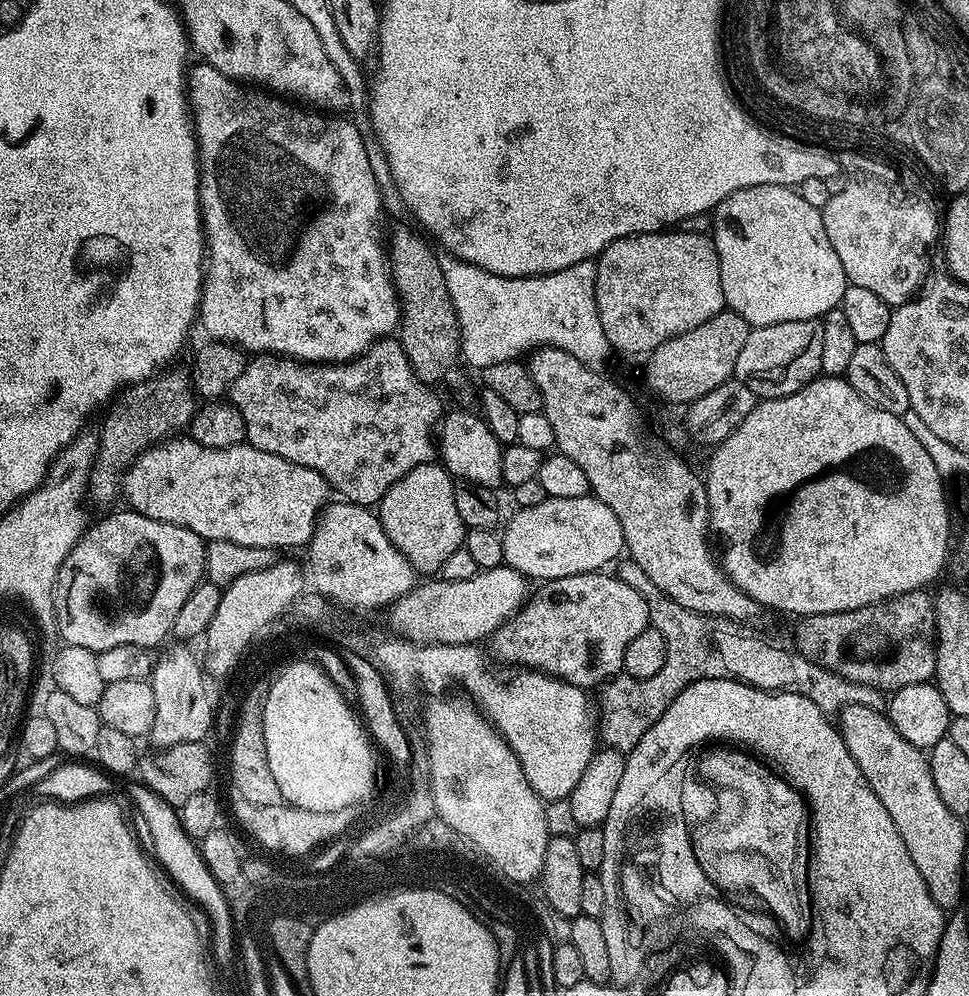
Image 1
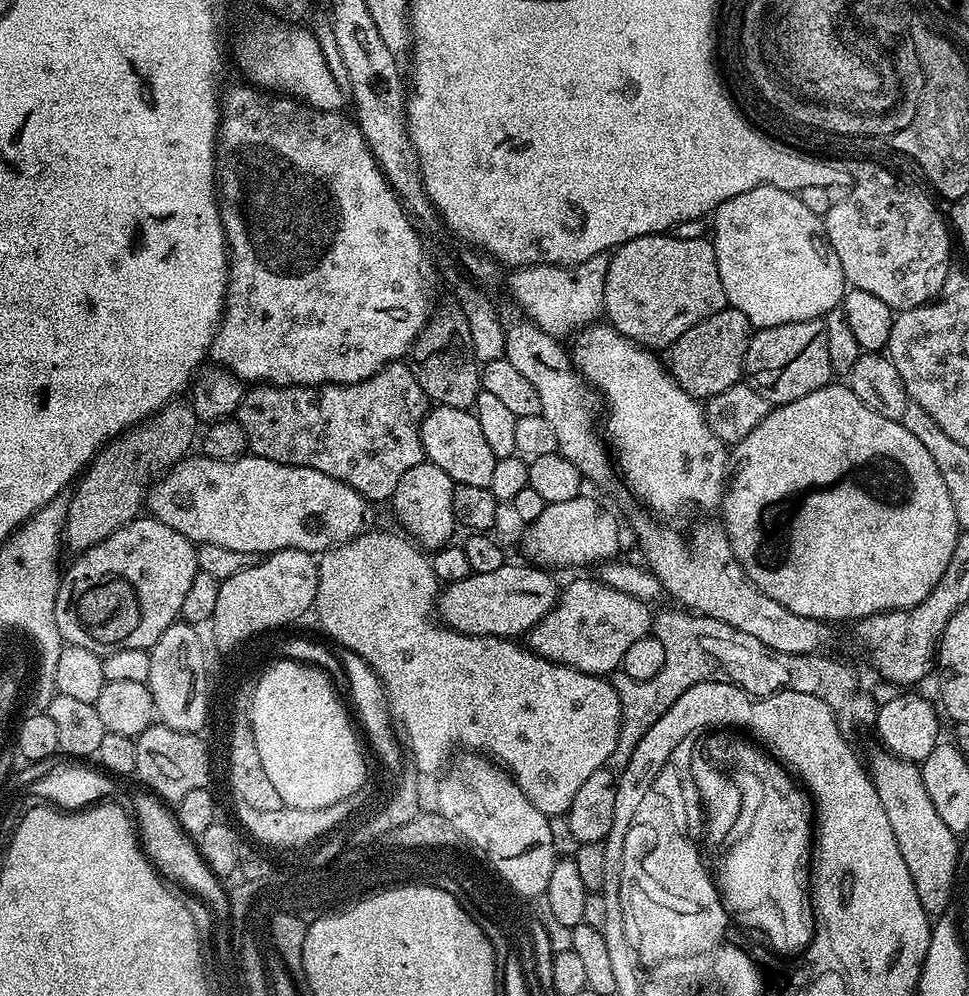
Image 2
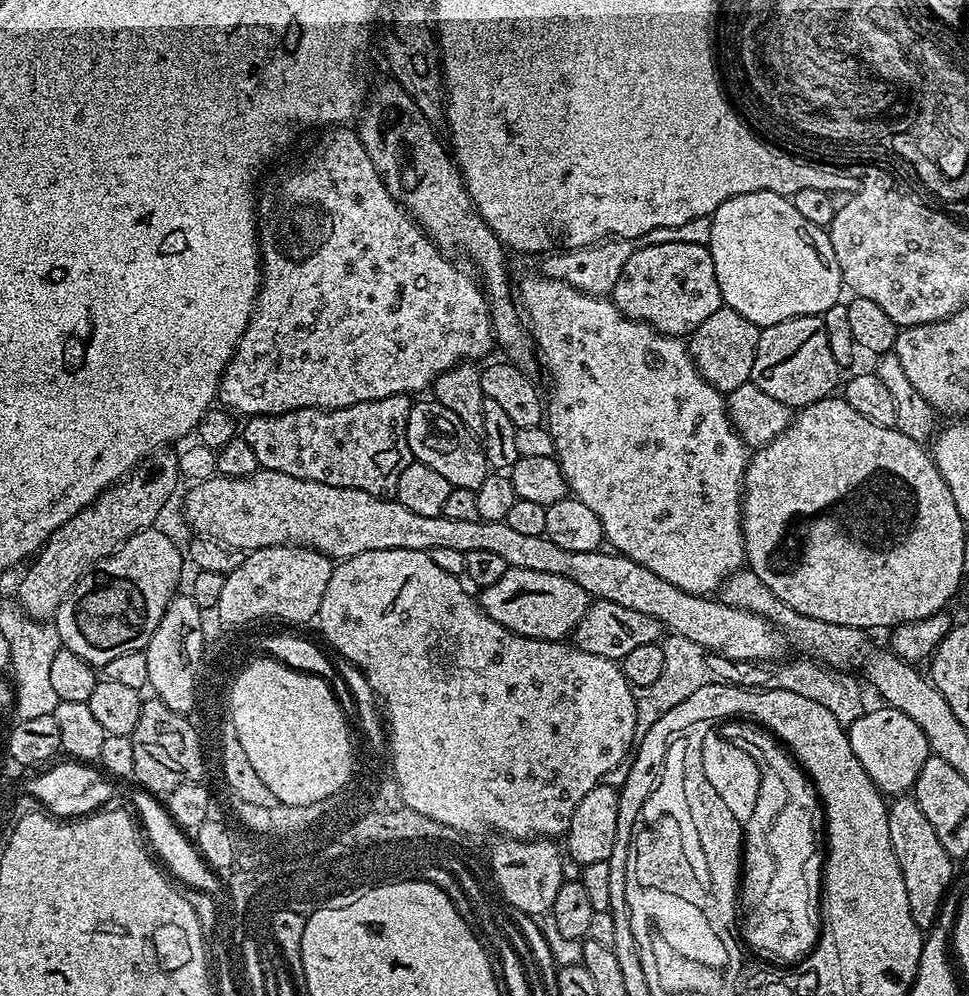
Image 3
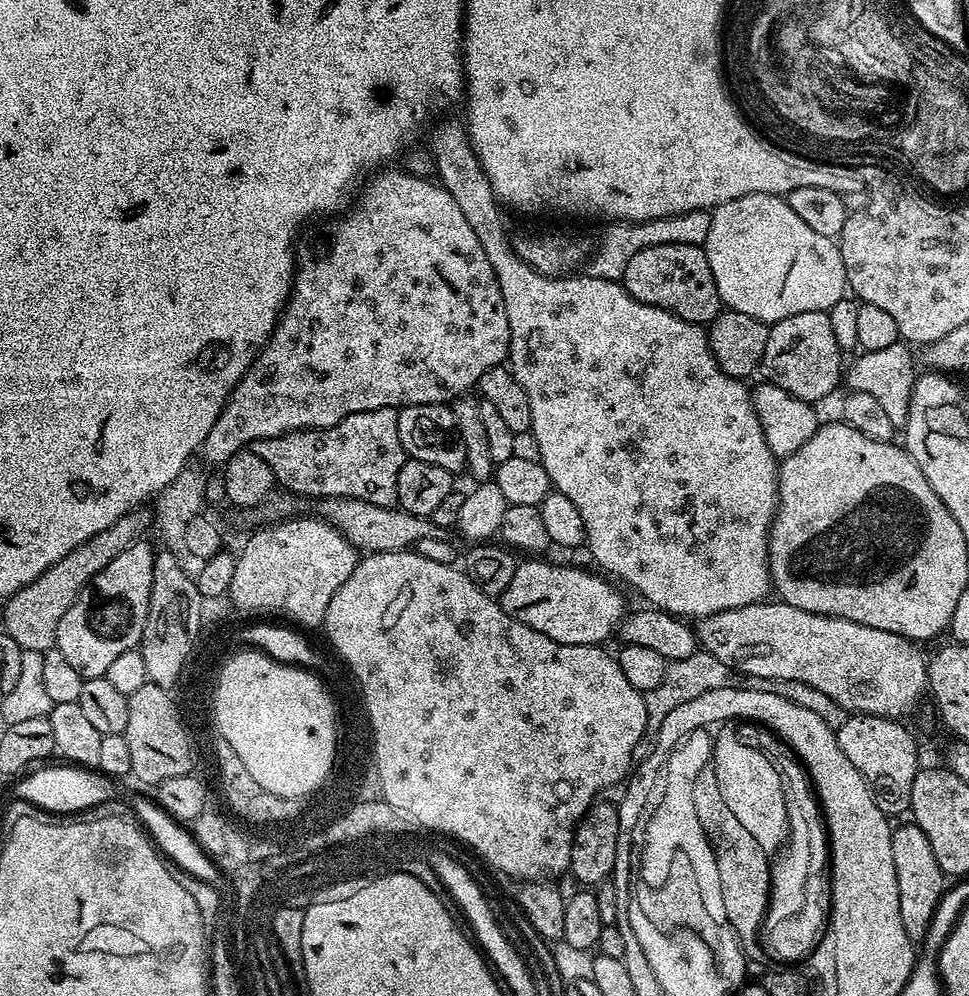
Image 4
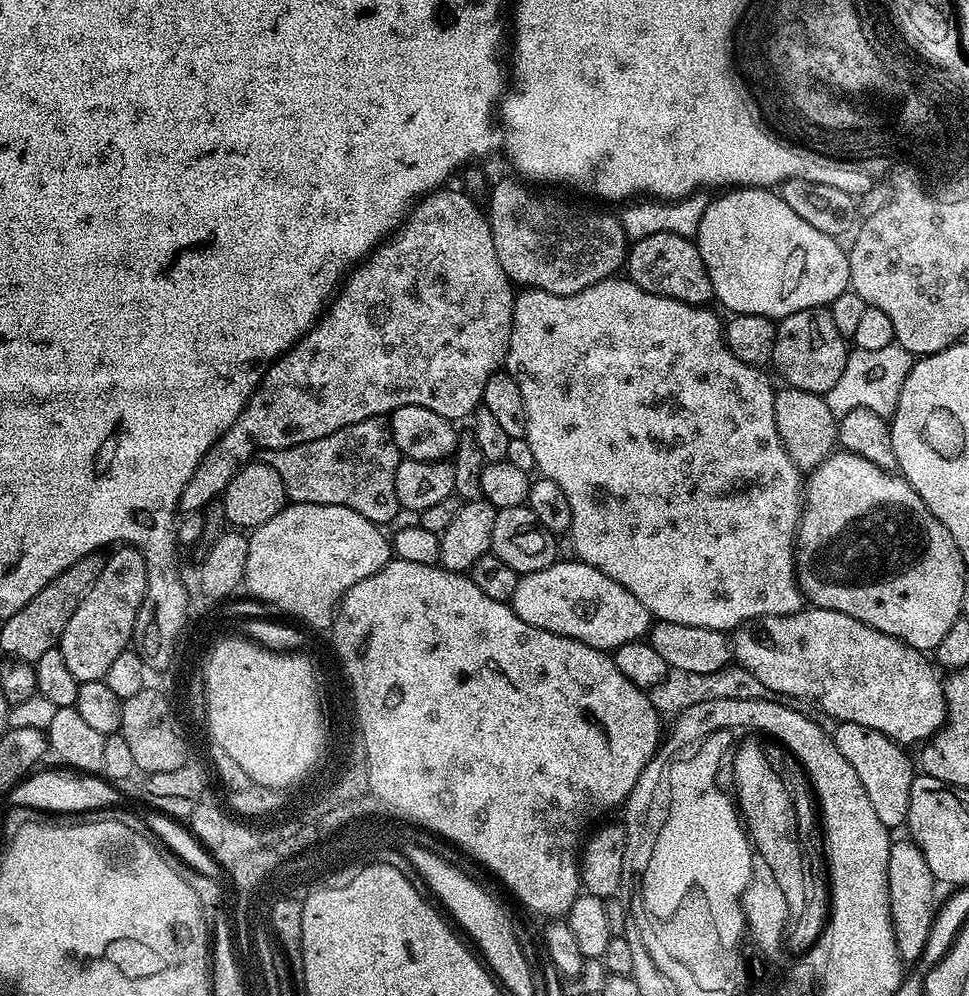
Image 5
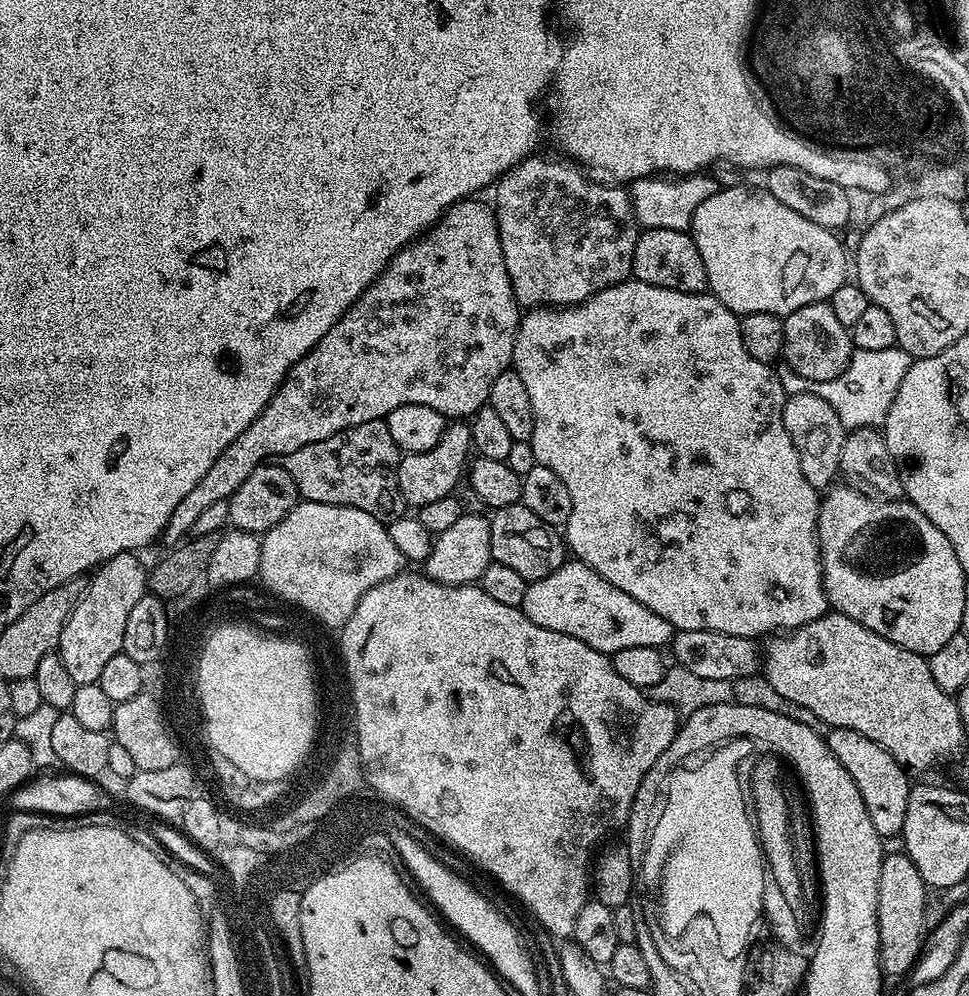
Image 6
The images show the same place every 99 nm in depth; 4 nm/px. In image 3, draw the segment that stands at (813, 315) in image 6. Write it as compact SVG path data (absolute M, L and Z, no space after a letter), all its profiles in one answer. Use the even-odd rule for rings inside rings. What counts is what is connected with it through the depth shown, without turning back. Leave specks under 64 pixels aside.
M823 315L799 316L760 329L750 383L770 394L770 398L778 398L778 402L788 408L799 410L833 395L842 380L840 372L841 365L836 364L834 354L830 354Z

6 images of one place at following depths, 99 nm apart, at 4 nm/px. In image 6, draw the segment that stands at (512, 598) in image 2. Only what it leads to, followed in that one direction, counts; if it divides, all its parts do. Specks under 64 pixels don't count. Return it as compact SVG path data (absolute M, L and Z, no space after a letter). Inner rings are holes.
M566 562L554 574L531 581L520 608L534 626L546 626L546 630L578 638L578 642L586 642L586 646L605 654L630 646L663 649L674 635L672 624L662 614L646 610L642 602L634 602L630 594L618 590L618 586L610 586L602 574L579 562Z

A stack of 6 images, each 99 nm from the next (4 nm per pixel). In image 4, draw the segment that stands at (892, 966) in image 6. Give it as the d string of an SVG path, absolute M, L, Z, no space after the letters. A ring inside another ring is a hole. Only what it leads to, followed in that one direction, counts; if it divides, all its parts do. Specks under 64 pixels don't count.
M915 822L907 823L897 823L893 827L890 851L894 854L894 874L898 878L898 910L902 914L902 927L914 942L923 942L946 891L946 877L938 866L938 858L934 858L934 850L930 850L926 834Z

